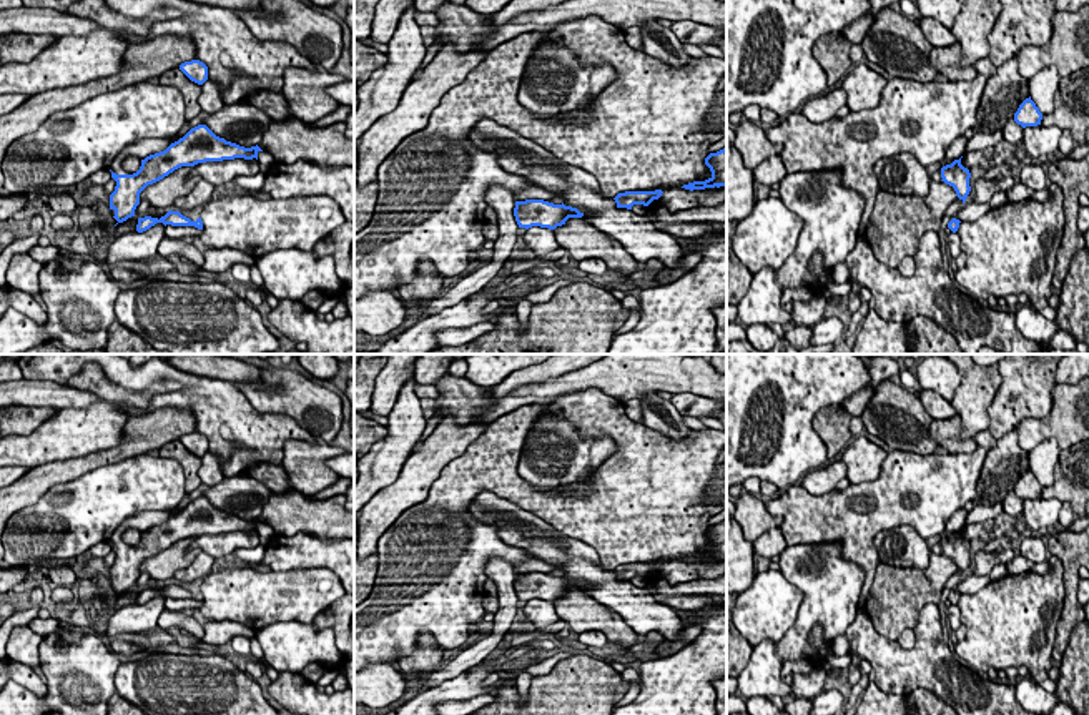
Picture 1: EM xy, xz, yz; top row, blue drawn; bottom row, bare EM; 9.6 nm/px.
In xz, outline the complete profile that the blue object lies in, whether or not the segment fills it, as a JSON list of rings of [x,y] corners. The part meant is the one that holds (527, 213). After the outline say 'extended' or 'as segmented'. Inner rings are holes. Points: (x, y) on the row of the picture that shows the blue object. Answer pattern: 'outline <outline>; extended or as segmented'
outline [[[525,200],[515,201],[514,216],[519,228],[549,228],[555,229],[557,226],[565,224],[569,218],[582,218],[577,208],[562,205],[554,205],[544,200]]]; as segmented

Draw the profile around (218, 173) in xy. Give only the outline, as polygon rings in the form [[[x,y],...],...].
[[[256,158],[206,161],[195,165],[195,170],[191,175],[188,175],[188,180],[191,180],[193,176],[200,176],[201,180],[206,180],[211,186],[218,190],[226,183],[233,181],[236,176],[254,176],[258,173],[258,166],[259,161]]]

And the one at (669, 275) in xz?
[[[687,254],[677,268],[665,268],[657,278],[653,278],[660,286],[677,281],[685,276],[702,261],[700,254]]]

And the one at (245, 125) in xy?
[[[233,103],[209,113],[203,125],[226,141],[251,148],[261,143],[271,121],[273,118],[258,106]]]

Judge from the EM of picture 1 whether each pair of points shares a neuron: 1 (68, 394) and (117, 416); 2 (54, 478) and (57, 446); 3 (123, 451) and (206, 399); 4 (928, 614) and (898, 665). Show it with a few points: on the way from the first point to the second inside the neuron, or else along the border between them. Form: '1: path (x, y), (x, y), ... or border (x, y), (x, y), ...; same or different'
1: border (98, 398), (82, 408), (59, 409); different
2: border (87, 454), (50, 461), (30, 469); different
3: border (150, 406), (188, 409), (195, 419), (197, 431); different
4: path (928, 629), (928, 642), (913, 657); same

